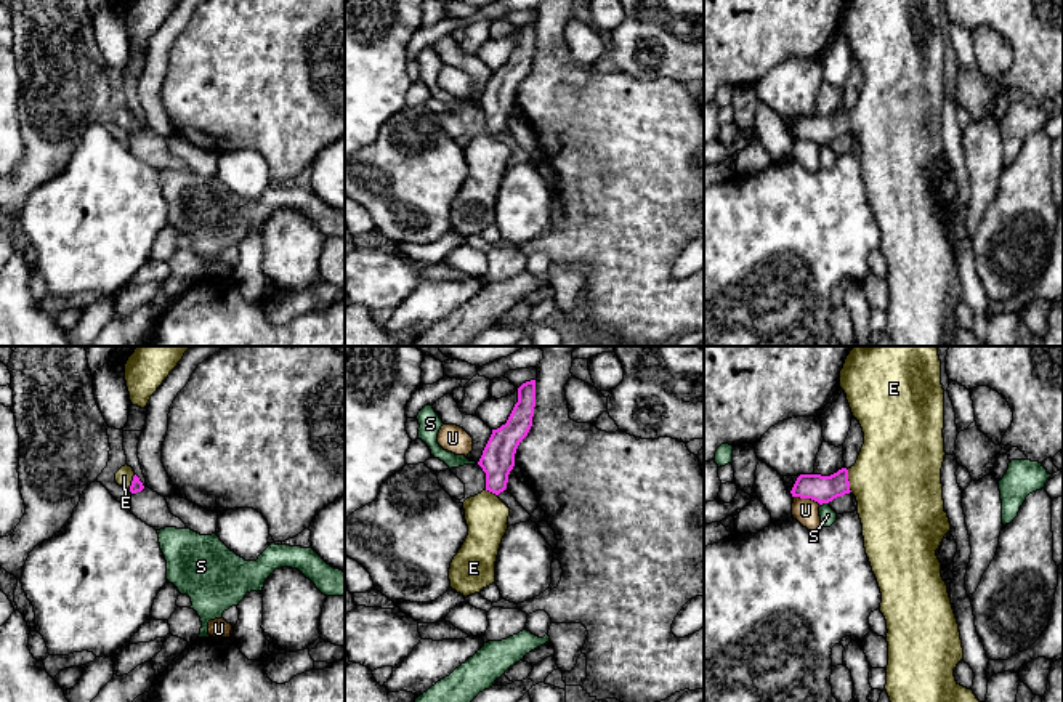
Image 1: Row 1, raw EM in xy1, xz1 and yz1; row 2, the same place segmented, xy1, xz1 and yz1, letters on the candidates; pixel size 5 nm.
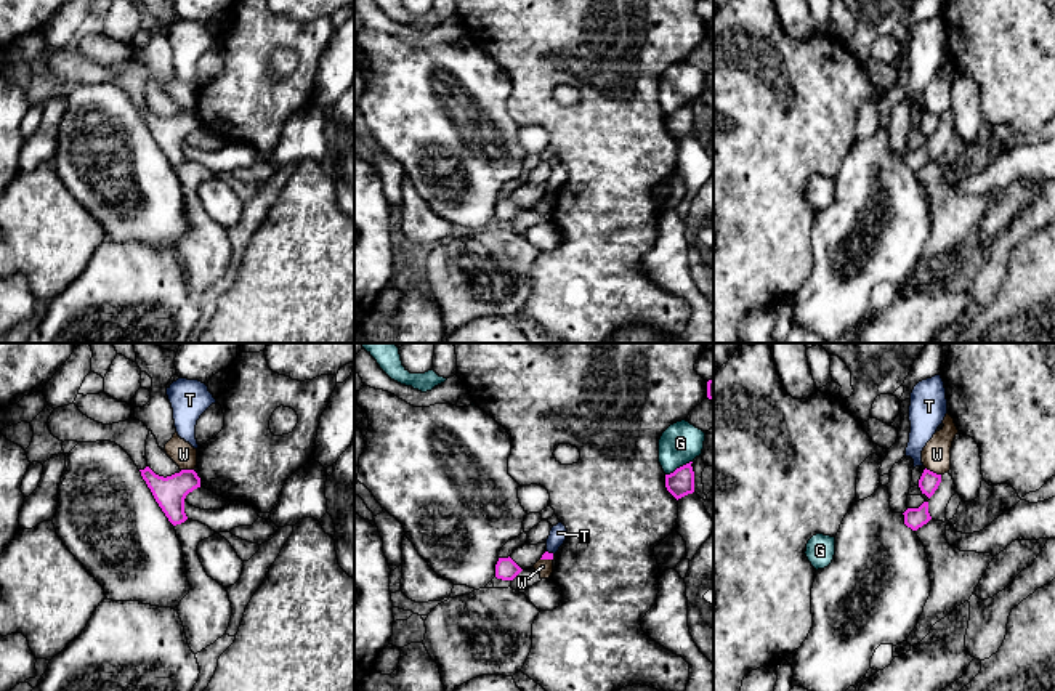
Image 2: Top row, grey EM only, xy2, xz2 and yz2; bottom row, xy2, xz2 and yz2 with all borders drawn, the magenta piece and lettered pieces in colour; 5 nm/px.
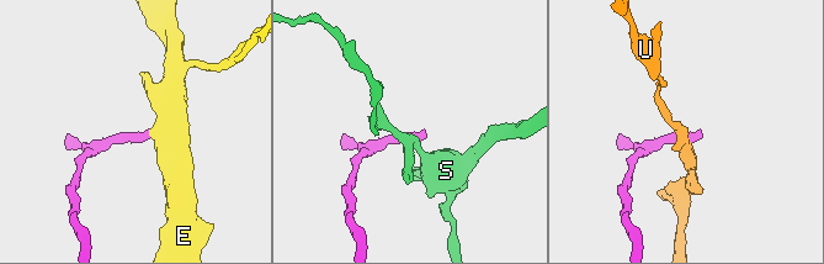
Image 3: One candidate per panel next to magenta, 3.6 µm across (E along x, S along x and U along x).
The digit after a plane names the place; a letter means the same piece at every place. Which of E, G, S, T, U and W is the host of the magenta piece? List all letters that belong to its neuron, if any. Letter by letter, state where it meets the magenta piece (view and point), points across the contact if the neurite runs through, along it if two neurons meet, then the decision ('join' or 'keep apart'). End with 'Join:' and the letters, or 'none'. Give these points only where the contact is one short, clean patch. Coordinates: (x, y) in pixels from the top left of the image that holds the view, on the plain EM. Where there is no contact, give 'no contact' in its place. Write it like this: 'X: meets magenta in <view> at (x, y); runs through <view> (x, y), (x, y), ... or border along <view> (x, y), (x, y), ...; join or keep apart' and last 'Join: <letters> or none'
E: meets magenta in yz1 at (848, 122); runs through yz1 (823, 130), (848, 122), (897, 121); join
G: meets magenta in xz2 at (680, 108); keep apart
S: meets magenta in yz1 at (824, 143); border along yz1 (828, 143), (821, 146); keep apart
T: meets magenta in xz2 at (550, 194); keep apart
U: meets magenta in yz1 at (807, 138); border along yz1 (794, 137), (813, 140), (820, 146); keep apart
W: meets magenta in yz2 at (932, 113); border along yz2 (925, 108), (940, 116); keep apart
Join: E

